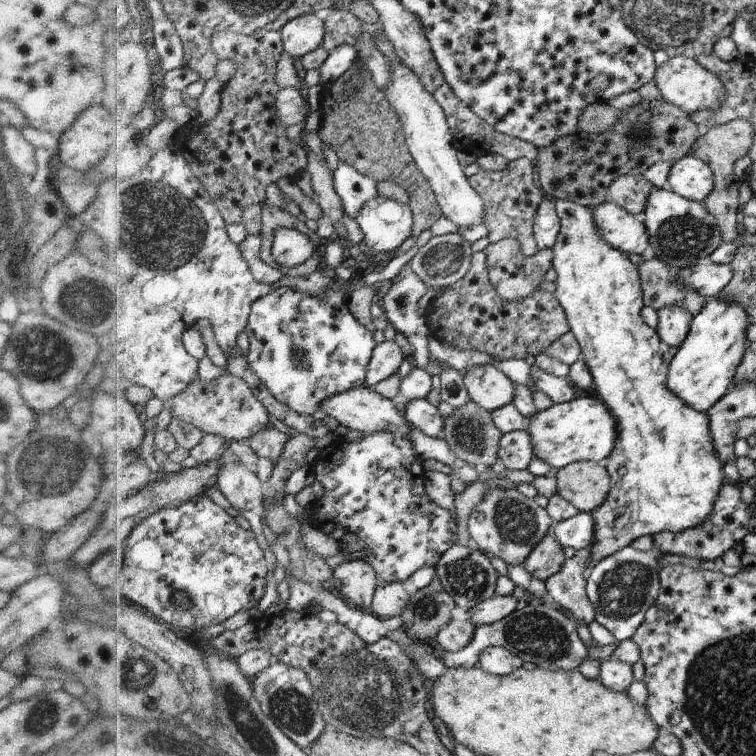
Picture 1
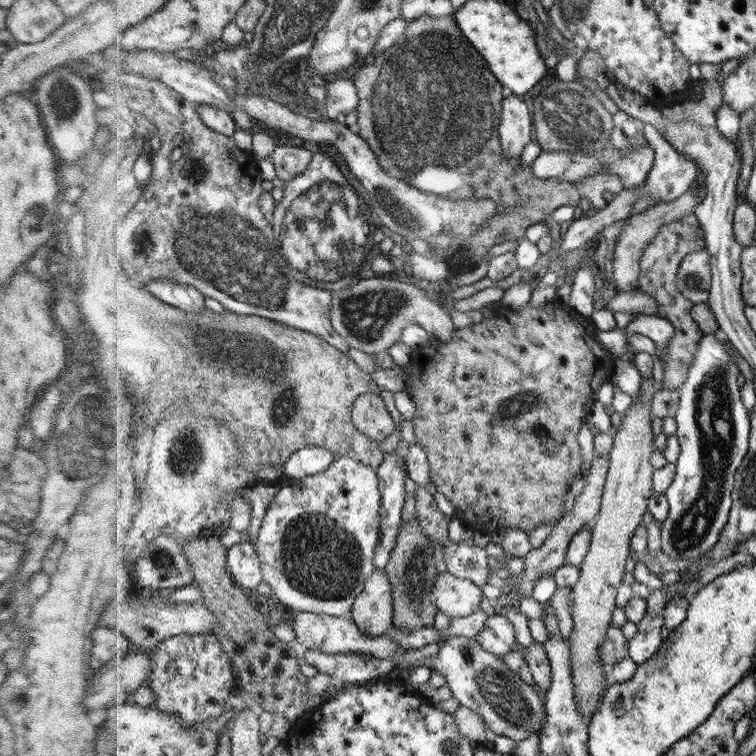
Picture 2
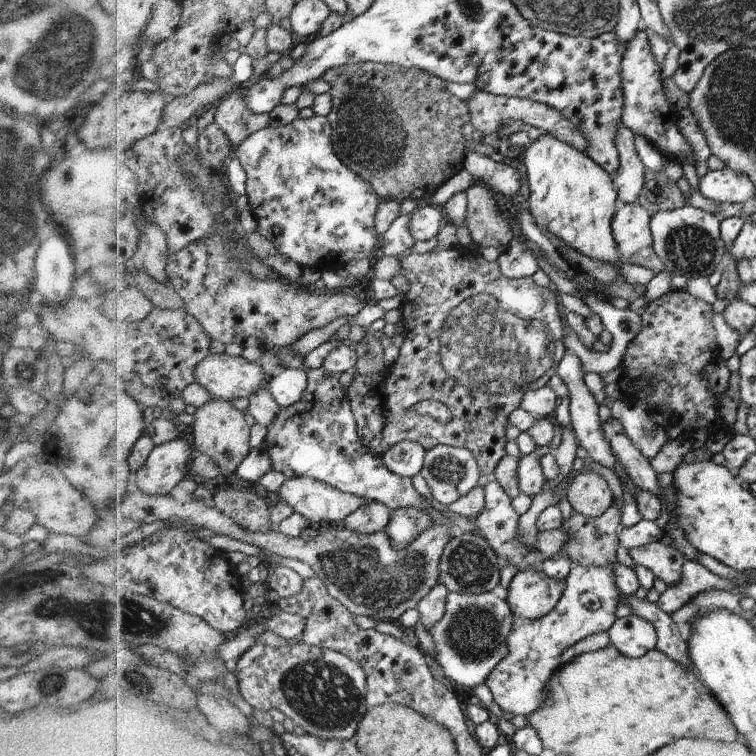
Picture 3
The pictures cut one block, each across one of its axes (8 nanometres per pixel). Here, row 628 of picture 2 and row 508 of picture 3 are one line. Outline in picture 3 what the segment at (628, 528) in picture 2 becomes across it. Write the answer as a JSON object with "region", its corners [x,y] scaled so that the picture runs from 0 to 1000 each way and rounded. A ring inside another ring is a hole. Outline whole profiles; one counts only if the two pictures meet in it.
{"region":[[[780,622],[757,630],[749,655],[757,672],[778,685],[796,683],[810,667],[807,643],[794,628]]]}

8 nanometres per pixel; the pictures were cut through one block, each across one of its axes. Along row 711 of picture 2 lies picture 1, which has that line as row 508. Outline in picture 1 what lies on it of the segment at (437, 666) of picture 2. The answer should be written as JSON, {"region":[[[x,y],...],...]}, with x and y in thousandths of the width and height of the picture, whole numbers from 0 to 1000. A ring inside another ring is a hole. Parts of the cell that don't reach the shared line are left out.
{"region":[[[648,646],[619,687],[622,712],[646,735],[664,739],[672,749],[692,746],[731,694],[725,676],[708,660],[688,653],[683,646]]]}

